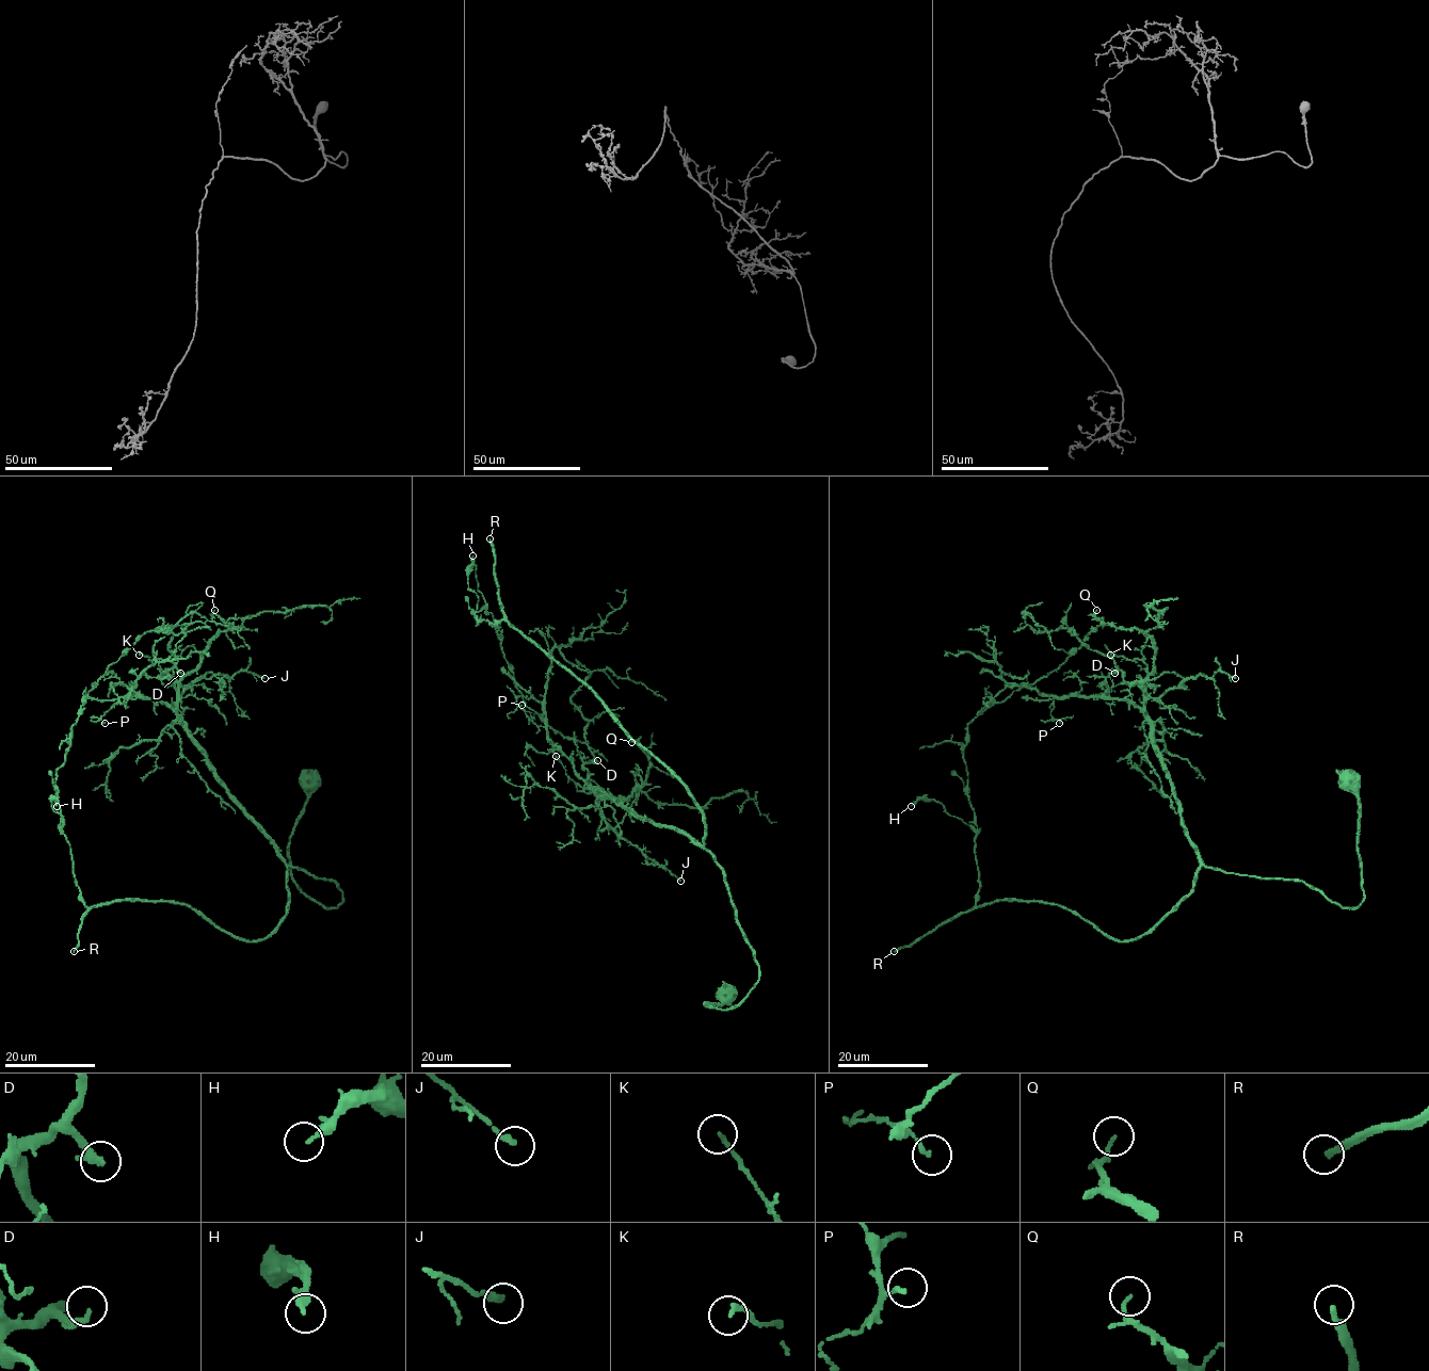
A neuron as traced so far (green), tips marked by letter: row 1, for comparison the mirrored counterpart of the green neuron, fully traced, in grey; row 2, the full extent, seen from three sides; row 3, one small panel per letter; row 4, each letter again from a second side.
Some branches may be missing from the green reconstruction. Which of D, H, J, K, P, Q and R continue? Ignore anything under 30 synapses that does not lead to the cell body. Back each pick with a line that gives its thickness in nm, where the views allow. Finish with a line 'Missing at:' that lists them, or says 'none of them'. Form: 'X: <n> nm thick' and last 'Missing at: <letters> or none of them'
R: 240 nm thick
Missing at: R

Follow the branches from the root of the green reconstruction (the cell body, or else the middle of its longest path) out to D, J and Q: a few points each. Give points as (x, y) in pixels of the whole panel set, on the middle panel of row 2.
D: (723, 996), (705, 1003), (733, 1010), (758, 979), (723, 868), (685, 834), (599, 796), (583, 767), (597, 760)
J: (723, 996), (705, 1003), (733, 1010), (758, 979), (723, 868), (691, 837), (594, 790), (604, 820), (680, 881)
Q: (723, 996), (705, 1003), (733, 1010), (758, 979), (723, 868), (594, 790), (626, 800), (643, 784), (631, 742)

